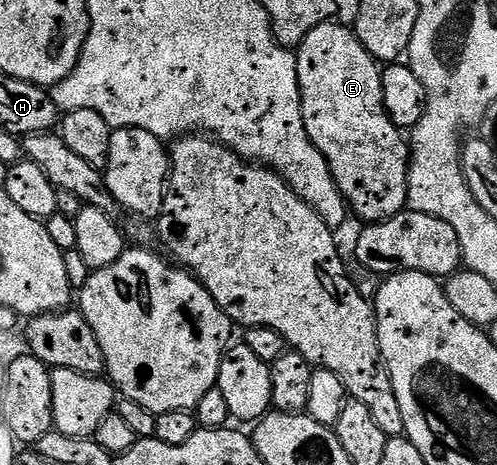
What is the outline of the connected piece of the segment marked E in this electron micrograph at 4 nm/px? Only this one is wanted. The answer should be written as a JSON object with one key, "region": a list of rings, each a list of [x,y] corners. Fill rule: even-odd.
{"region":[[[329,21],[310,29],[295,52],[298,65],[298,85],[302,97],[299,118],[304,118],[304,135],[314,141],[322,157],[328,162],[330,173],[348,204],[351,214],[365,219],[365,224],[381,223],[405,210],[408,205],[408,161],[410,147],[401,128],[390,121],[382,101],[382,67],[358,41],[351,26]]]}

